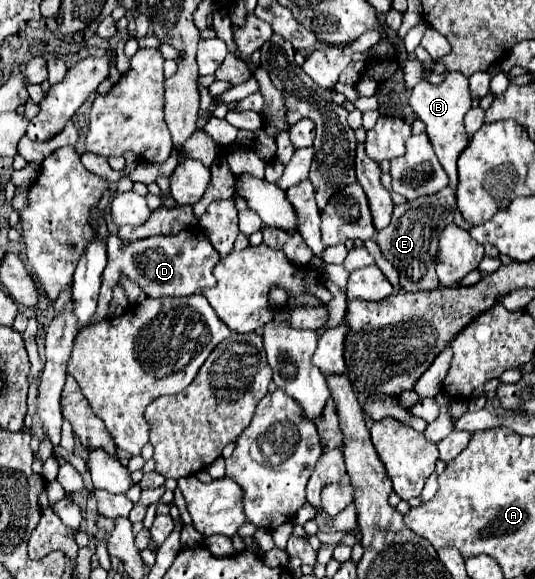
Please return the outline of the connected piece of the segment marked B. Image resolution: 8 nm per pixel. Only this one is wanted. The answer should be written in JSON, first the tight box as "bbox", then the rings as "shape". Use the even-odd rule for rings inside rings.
{"bbox":[410,71,472,189],"shape":[[[454,71],[446,73],[446,79],[440,85],[432,85],[428,81],[418,83],[410,95],[410,107],[416,113],[416,117],[426,125],[426,133],[432,141],[436,157],[440,159],[444,171],[450,177],[452,189],[456,189],[456,185],[458,185],[456,161],[468,145],[468,135],[464,129],[464,115],[470,109],[470,105],[472,105],[472,99],[470,99],[470,91],[468,91],[468,79],[462,73],[454,73]]]}

